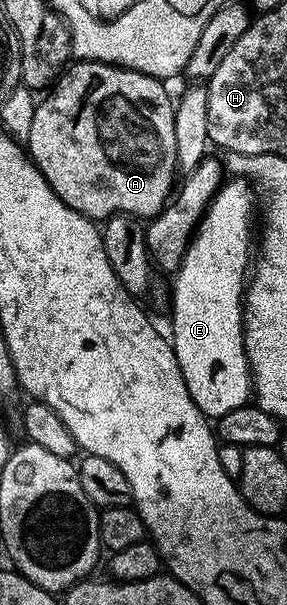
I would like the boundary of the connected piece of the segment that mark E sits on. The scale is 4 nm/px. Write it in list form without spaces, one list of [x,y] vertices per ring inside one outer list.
[[[226,181],[210,200],[209,207],[189,239],[189,247],[181,258],[181,267],[172,275],[171,345],[183,372],[187,392],[191,392],[191,400],[195,400],[202,414],[210,420],[222,418],[227,412],[246,405],[253,392],[253,376],[249,373],[245,351],[245,288],[251,270],[251,255],[255,250],[255,190],[248,181],[236,181]]]

